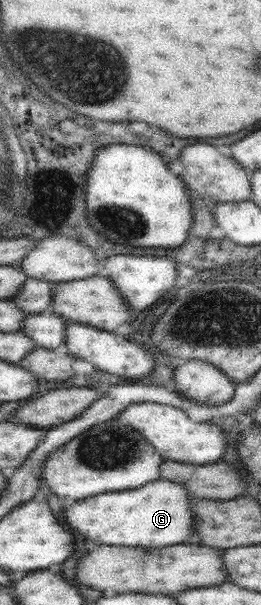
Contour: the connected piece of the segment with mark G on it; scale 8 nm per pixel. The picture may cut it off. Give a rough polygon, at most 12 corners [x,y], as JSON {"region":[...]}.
{"region":[[157,479],[64,509],[92,545],[160,548],[193,535],[192,496]]}

